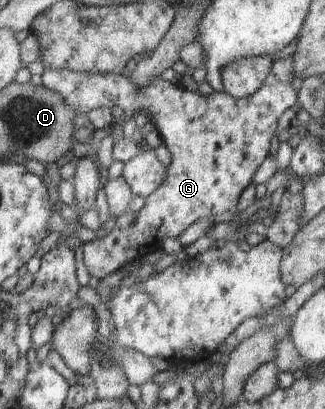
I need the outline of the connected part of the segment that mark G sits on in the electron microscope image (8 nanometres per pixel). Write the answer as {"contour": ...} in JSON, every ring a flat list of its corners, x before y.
{"contour":[[292,56,275,61,270,65,266,78,257,91,241,99,235,99,225,91,214,92,207,97,199,93,189,93,184,87,176,86,169,80,163,80,157,76,145,87,138,86,129,74,114,73,87,73,75,70,45,70,41,75,42,83,46,88,59,92,71,109,84,115,89,115,100,107,119,107,124,111,124,118,131,117,135,113,145,114,155,124,159,131,163,145,171,153,171,161,167,166,166,181,148,198,140,209,136,220,126,228,113,229,109,234,99,233,86,246,86,261,89,274,103,279,111,273,115,273,127,265,127,263,139,261,141,255,153,253,162,249,163,240,167,237,177,237,183,233,193,221,199,217,219,215,225,211,237,214,236,205,239,195,249,183,261,162,268,156,269,140,275,133,277,118,289,109,296,101,296,93,289,85,292,75]]}

